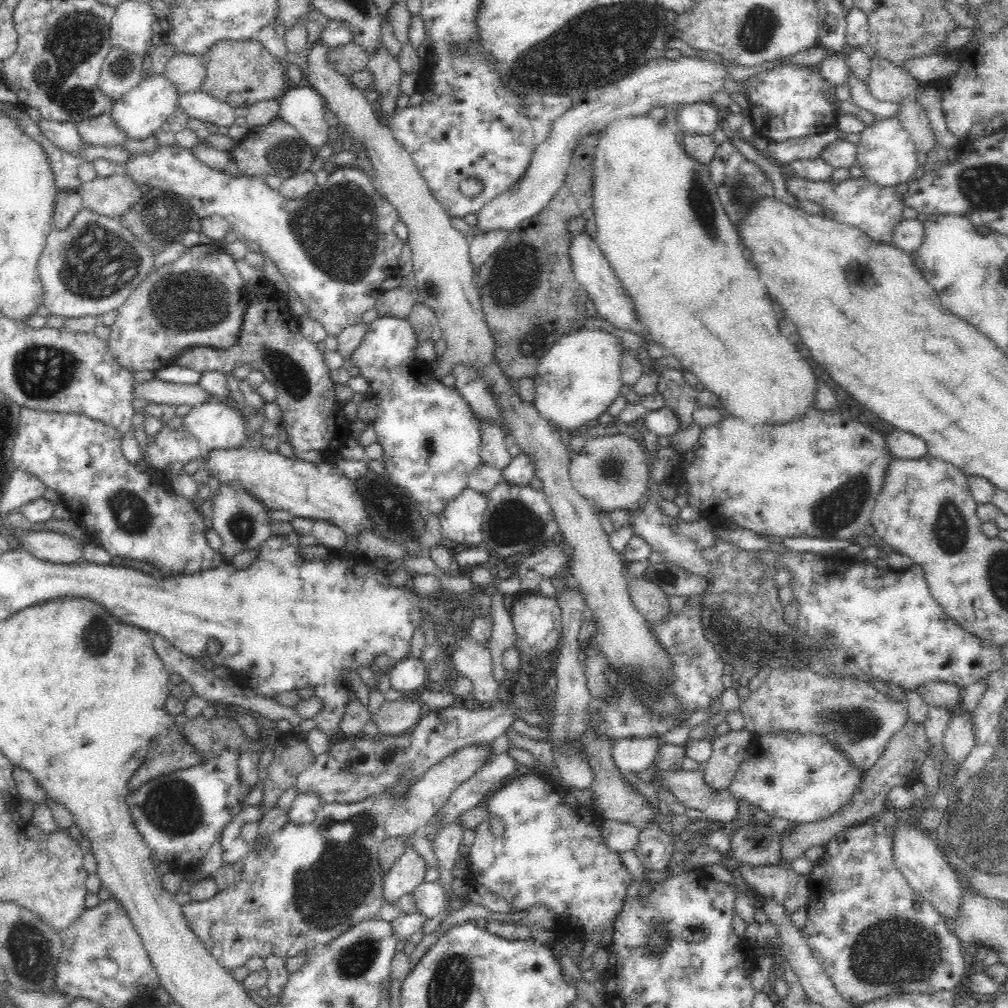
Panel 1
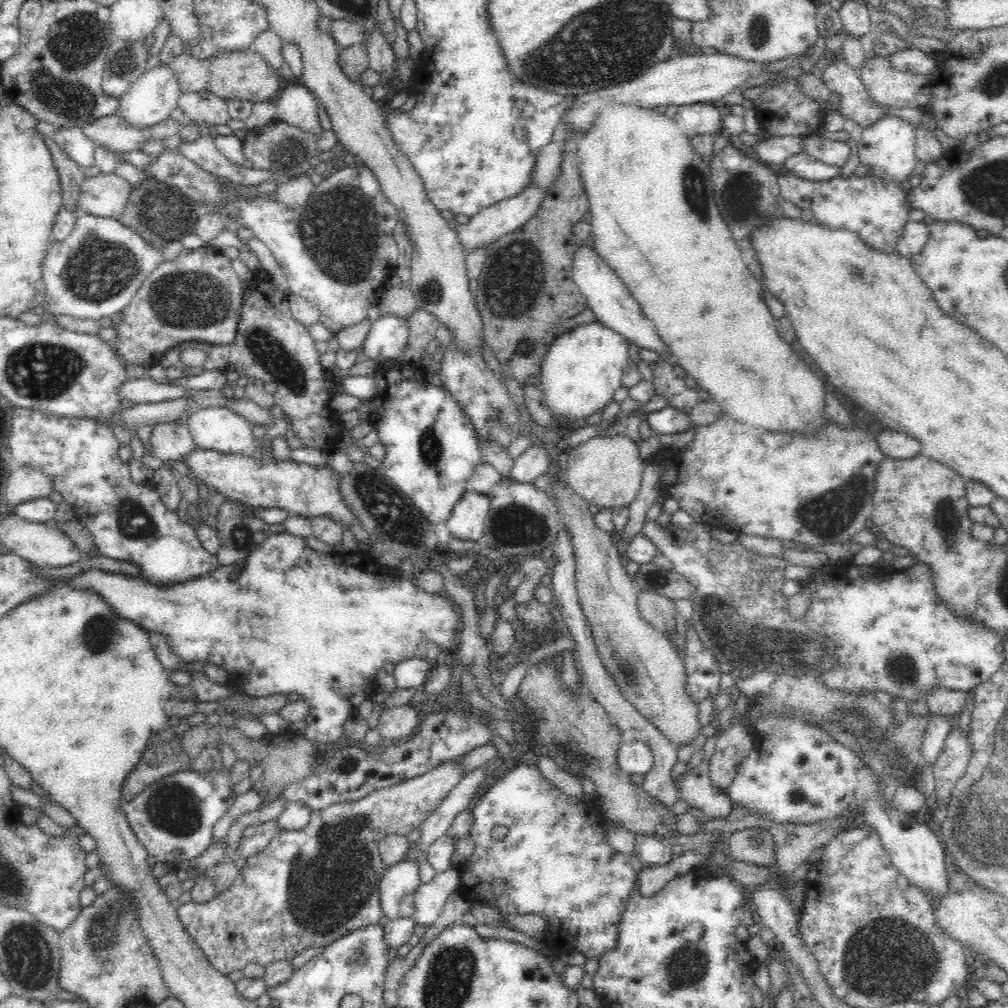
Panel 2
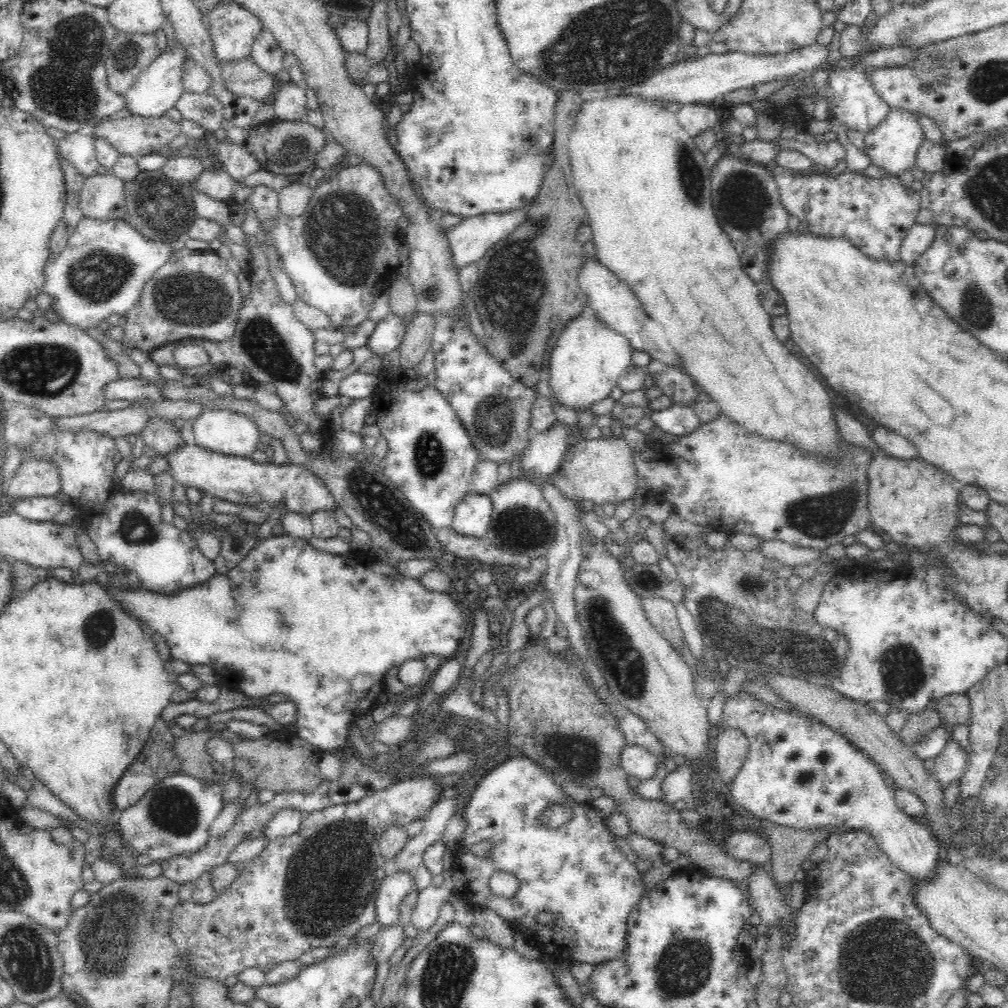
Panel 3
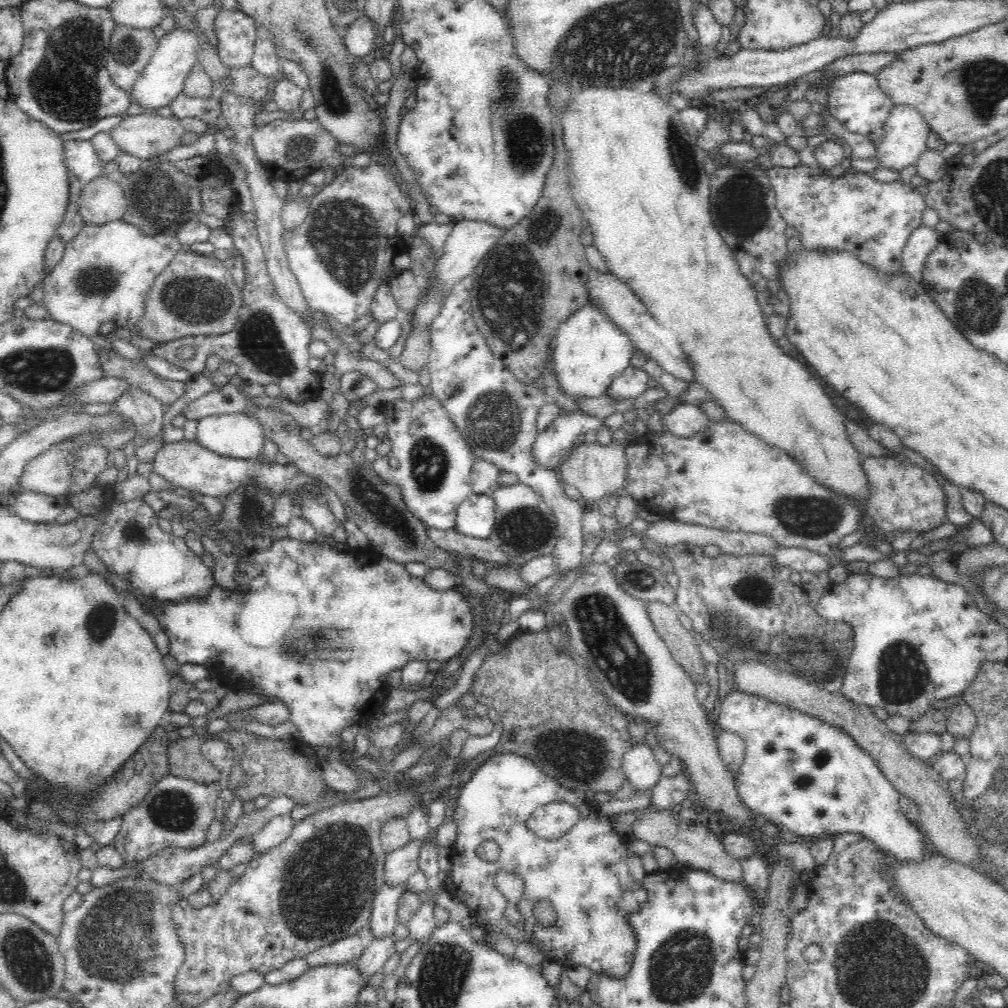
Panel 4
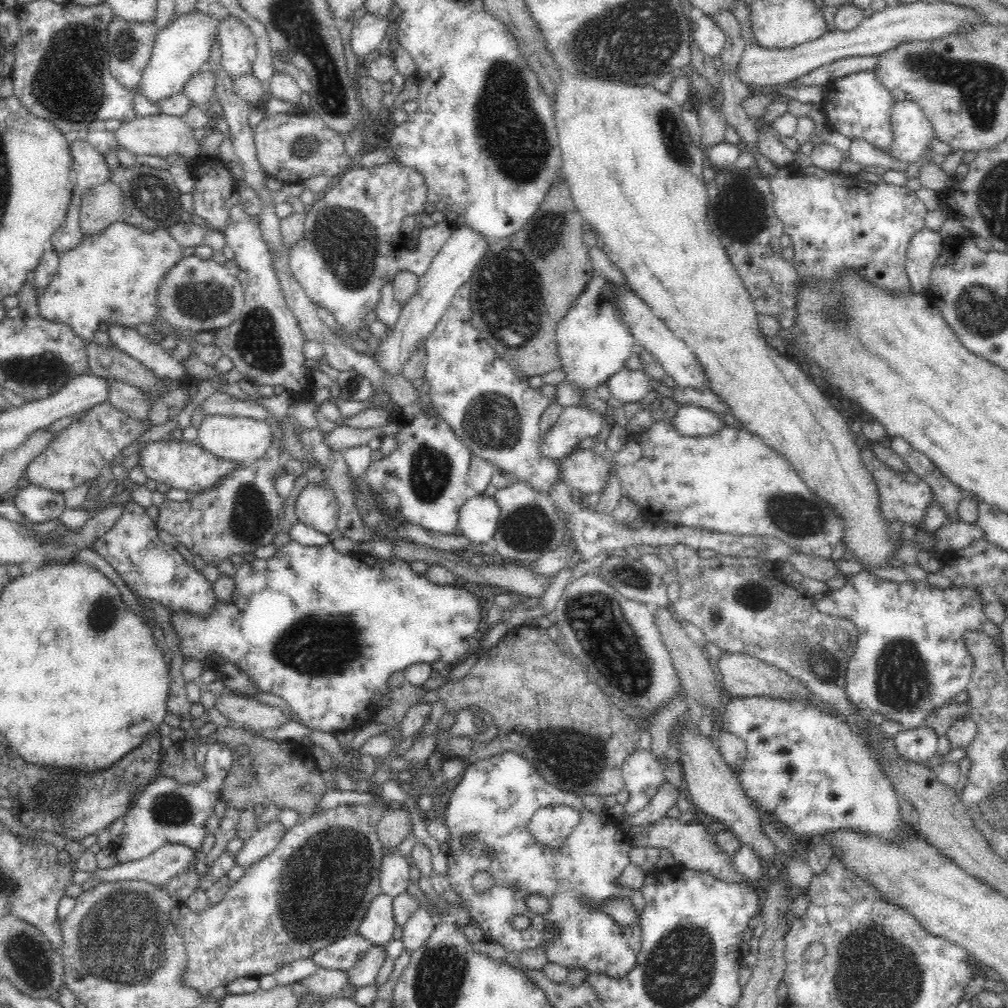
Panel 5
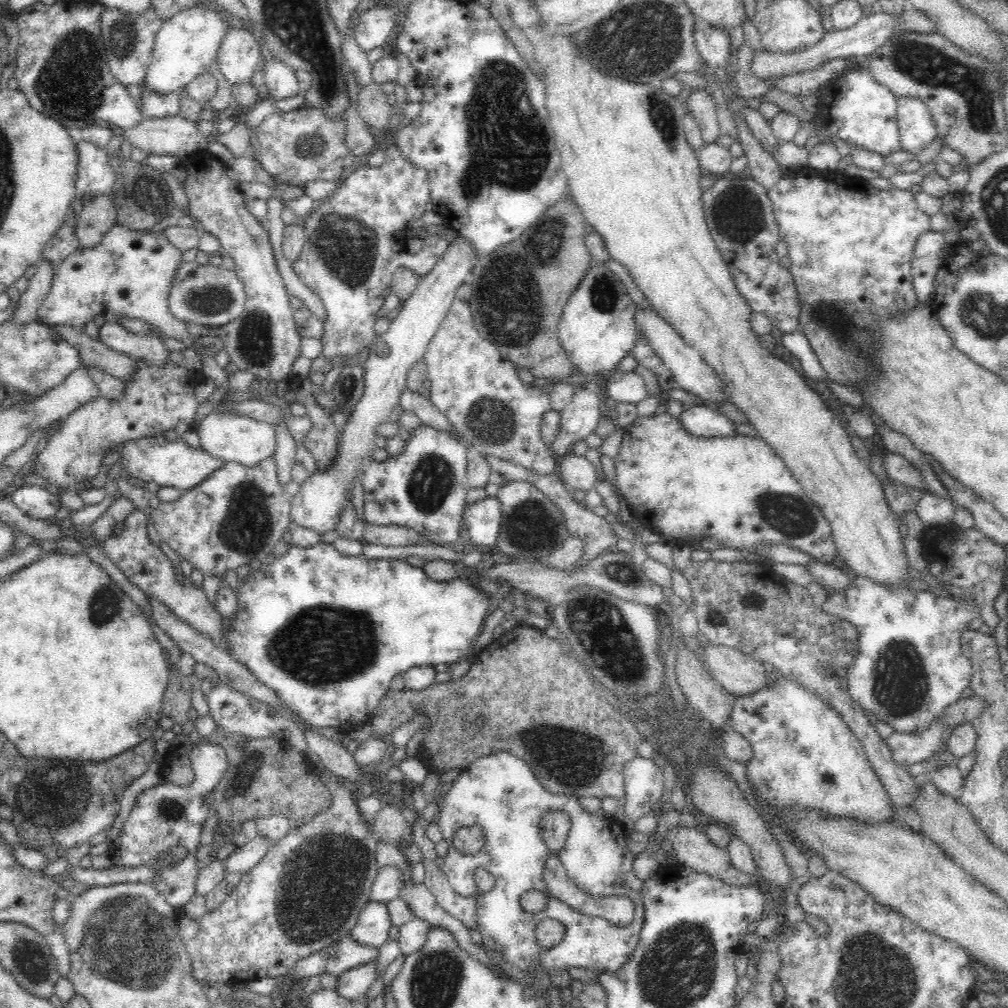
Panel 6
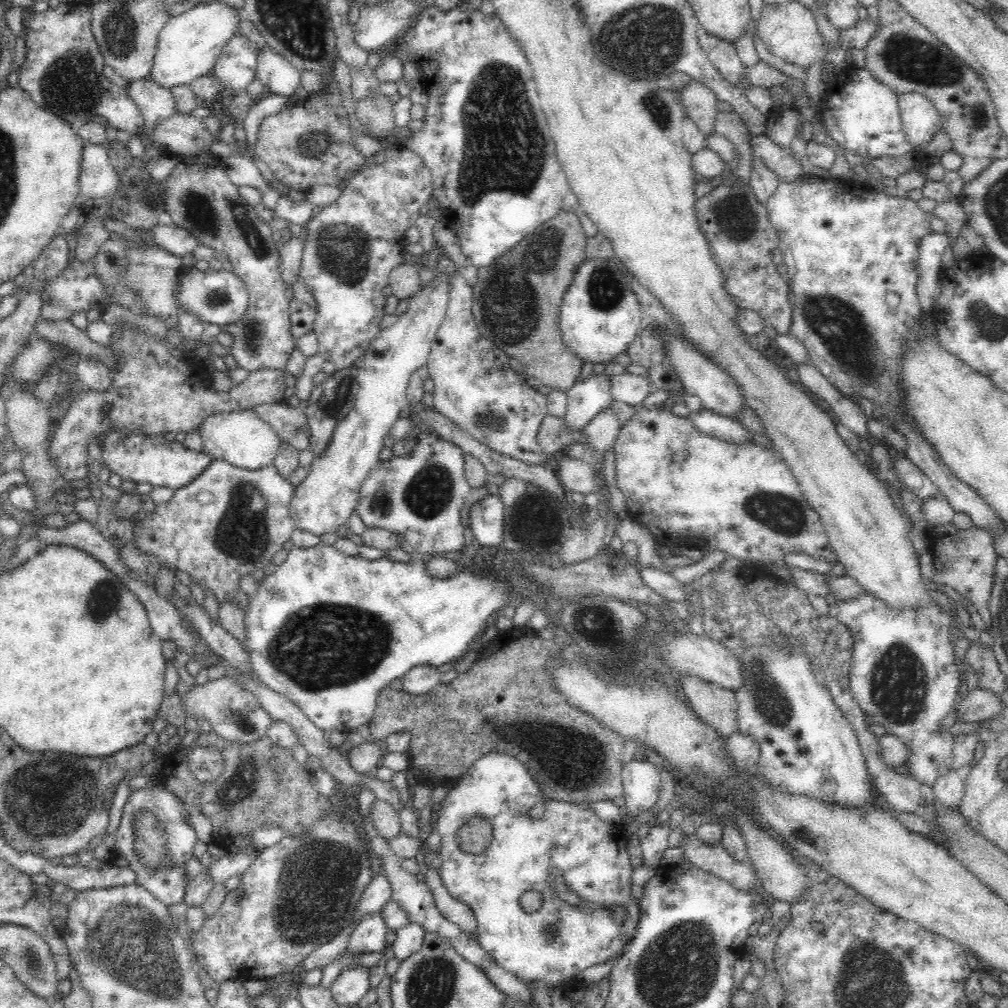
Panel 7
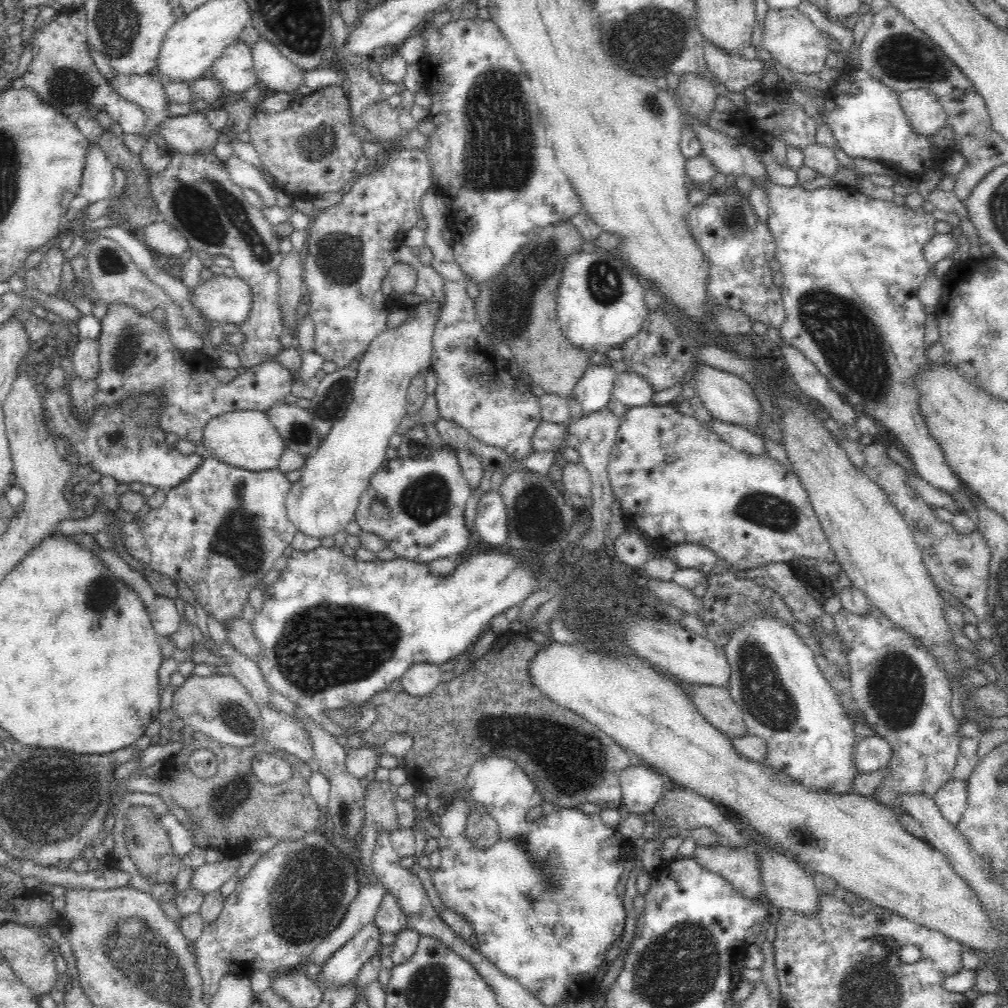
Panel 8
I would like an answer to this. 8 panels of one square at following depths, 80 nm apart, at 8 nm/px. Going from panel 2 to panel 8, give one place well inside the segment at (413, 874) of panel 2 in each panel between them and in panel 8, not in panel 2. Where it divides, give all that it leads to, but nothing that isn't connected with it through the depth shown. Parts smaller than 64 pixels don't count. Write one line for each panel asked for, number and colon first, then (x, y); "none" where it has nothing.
3: (396, 886)
4: (383, 919)
5: (378, 923)
6: (373, 924)
7: (369, 934)
8: (343, 966)

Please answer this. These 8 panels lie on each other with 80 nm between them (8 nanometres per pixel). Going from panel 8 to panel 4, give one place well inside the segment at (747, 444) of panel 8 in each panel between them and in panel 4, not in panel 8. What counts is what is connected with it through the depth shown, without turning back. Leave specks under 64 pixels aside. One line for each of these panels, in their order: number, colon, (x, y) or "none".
4: (686, 420)
5: (691, 420)
6: (702, 420)
7: (728, 429)

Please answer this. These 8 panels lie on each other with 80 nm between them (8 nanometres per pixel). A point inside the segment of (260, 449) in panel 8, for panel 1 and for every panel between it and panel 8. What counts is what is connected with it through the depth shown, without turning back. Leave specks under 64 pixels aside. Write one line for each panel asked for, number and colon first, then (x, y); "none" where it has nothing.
1: (215, 426)
2: (217, 429)
3: (224, 431)
4: (238, 436)
5: (243, 440)
6: (233, 438)
7: (241, 438)

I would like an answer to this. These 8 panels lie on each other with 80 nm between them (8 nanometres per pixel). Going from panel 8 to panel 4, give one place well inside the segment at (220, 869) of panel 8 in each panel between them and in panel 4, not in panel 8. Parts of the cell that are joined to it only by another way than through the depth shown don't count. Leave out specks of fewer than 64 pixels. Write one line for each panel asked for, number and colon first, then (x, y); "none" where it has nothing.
4: (279, 829)
5: (264, 840)
6: (243, 858)
7: (220, 870)

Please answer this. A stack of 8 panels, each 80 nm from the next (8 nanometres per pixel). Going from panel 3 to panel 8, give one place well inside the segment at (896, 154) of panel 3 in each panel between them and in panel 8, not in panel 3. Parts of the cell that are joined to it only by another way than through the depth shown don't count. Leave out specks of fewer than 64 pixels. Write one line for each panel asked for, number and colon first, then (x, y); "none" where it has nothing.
4: (905, 133)
5: (912, 130)
6: (917, 129)
7: (921, 120)
8: (925, 114)

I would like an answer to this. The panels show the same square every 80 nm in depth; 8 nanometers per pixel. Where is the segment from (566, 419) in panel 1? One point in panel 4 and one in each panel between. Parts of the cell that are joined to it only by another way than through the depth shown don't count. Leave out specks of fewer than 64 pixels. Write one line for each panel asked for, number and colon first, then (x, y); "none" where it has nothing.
2: (582, 368)
3: (589, 357)
4: (590, 351)

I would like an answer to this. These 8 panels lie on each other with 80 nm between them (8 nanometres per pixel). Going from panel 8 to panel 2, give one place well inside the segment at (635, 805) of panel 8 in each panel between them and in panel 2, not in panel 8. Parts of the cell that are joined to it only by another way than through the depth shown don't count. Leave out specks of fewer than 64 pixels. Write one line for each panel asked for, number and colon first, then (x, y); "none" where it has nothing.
2: (633, 757)
3: (637, 762)
4: (641, 770)
5: (643, 774)
6: (643, 780)
7: (641, 780)

